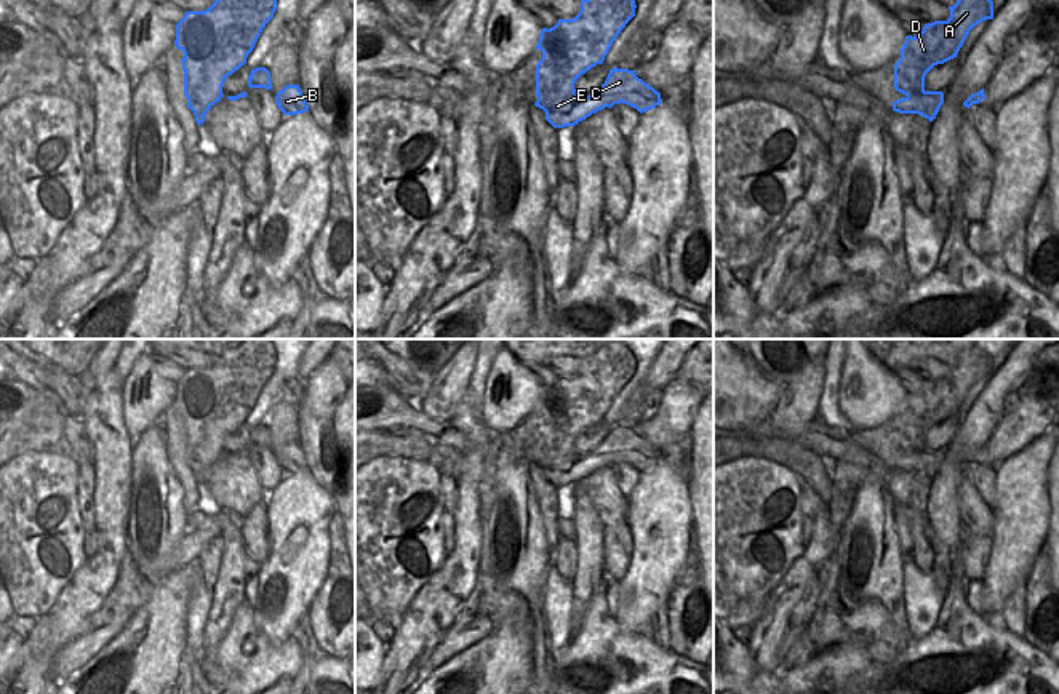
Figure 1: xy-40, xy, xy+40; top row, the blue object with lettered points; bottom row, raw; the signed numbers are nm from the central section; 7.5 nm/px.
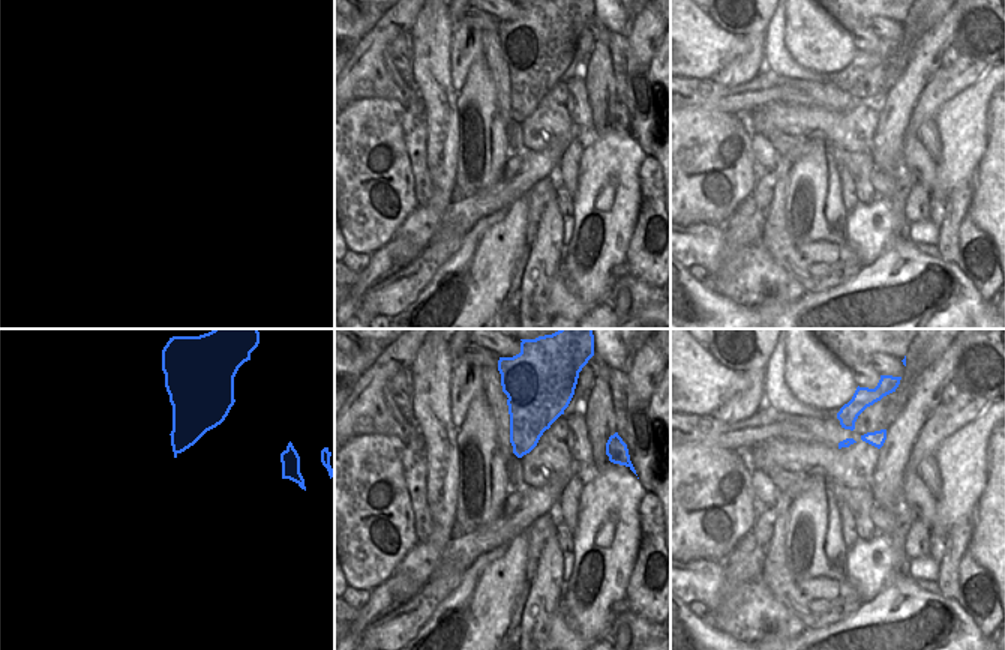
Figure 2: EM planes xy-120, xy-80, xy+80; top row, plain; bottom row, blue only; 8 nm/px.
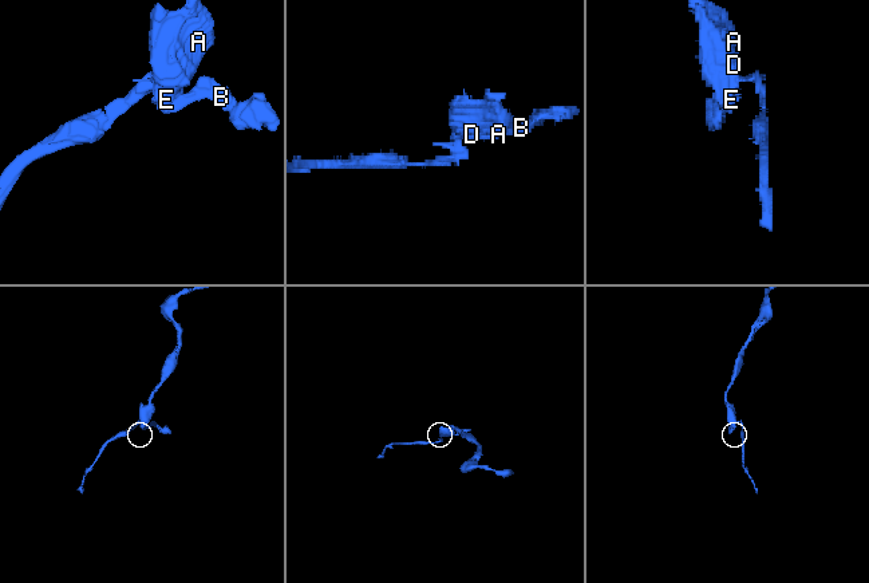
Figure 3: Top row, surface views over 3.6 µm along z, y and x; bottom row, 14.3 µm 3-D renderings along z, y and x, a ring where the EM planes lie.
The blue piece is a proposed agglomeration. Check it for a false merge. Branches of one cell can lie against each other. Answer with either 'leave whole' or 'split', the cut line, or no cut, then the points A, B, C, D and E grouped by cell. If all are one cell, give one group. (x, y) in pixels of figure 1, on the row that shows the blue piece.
leave whole | no cut | A B C D E

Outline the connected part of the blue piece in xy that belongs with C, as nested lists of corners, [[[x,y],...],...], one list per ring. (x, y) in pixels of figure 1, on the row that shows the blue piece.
[[[581,0],[576,18],[558,19],[553,27],[541,30],[536,50],[542,51],[542,58],[536,64],[537,101],[534,106],[545,112],[545,120],[553,128],[574,126],[592,114],[621,102],[640,114],[662,102],[661,93],[638,78],[635,70],[629,69],[611,69],[605,83],[589,96],[579,96],[574,90],[574,83],[582,74],[597,64],[603,64],[613,42],[635,16],[635,8],[635,0]]]

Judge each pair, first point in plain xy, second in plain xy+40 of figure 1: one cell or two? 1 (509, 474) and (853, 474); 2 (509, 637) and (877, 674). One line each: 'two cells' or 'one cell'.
1: two cells
2: two cells

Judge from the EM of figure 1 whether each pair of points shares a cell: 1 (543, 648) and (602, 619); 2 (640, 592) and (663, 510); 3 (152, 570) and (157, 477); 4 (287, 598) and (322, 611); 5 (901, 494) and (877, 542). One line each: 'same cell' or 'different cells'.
1: different cells
2: same cell
3: same cell
4: different cells
5: different cells

